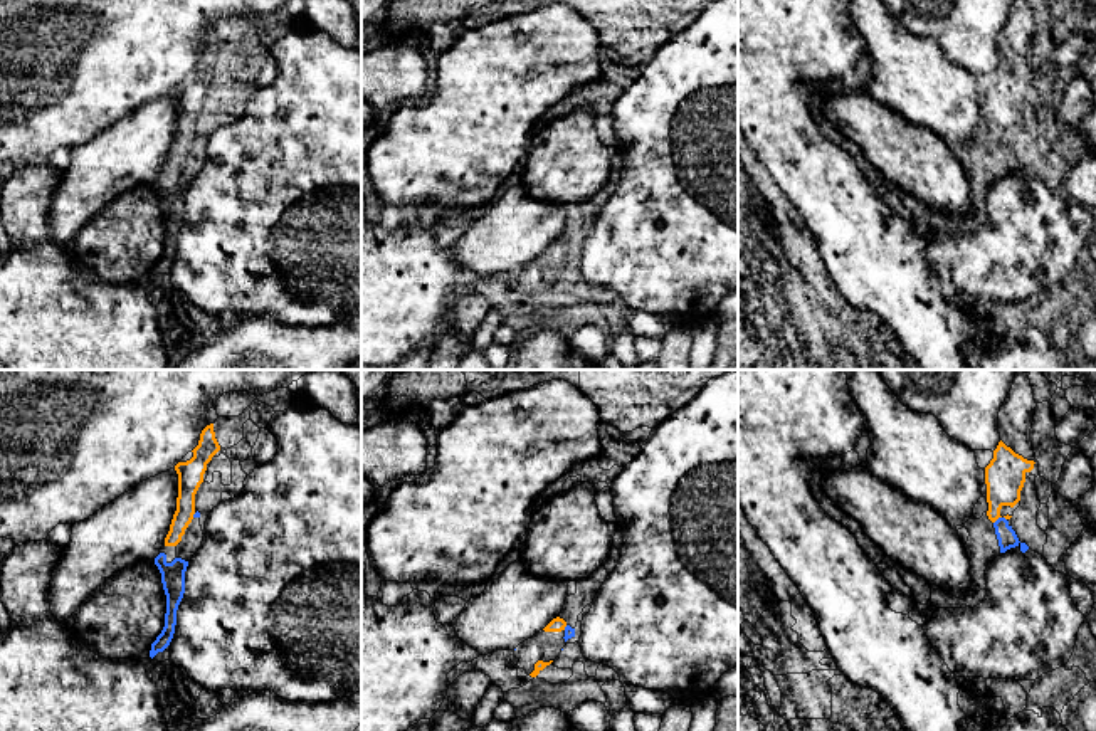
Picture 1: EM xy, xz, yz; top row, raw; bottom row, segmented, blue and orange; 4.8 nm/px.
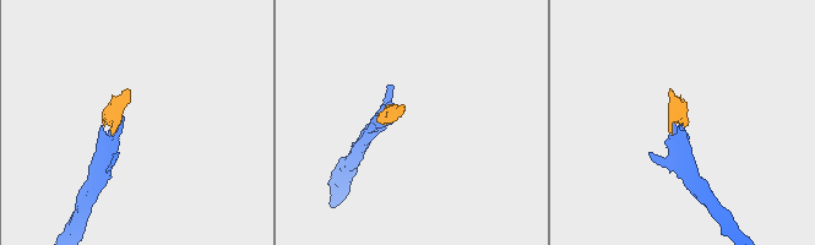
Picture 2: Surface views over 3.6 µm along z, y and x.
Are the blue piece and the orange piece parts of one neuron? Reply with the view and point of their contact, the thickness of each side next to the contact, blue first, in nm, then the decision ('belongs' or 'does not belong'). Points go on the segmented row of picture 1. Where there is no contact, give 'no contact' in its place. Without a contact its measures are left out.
yz (997, 520) | 90/190 nm | belongs

